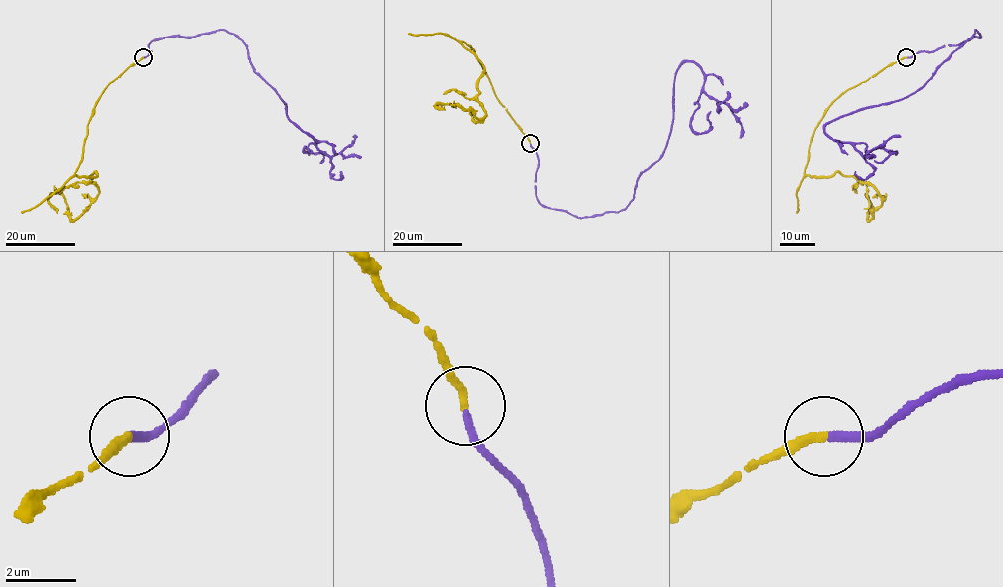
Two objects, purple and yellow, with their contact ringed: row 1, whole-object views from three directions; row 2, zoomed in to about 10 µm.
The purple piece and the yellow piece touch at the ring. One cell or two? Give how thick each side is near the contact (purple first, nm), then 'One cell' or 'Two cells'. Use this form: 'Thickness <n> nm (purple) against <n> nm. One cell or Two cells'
Thickness 220 nm (purple) against 240 nm. One cell

